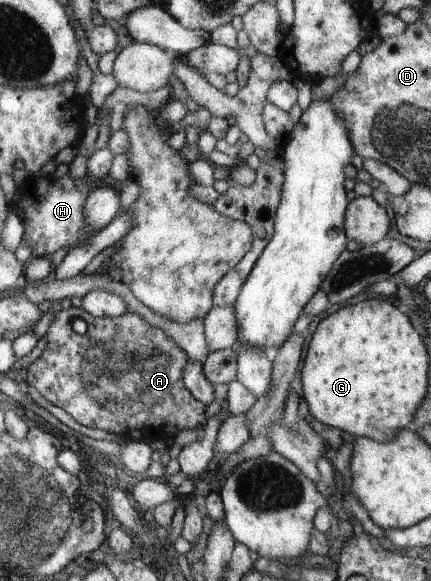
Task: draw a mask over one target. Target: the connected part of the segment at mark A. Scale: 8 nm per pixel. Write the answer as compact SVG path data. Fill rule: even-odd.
M82 307L61 310L47 330L47 346L26 372L26 382L46 401L65 410L83 426L99 428L132 441L172 440L180 432L205 428L206 408L184 384L184 367L190 357L171 336L154 328L143 316L125 312L117 317L96 318ZM83 318L88 324L84 335L72 329L72 320Z

